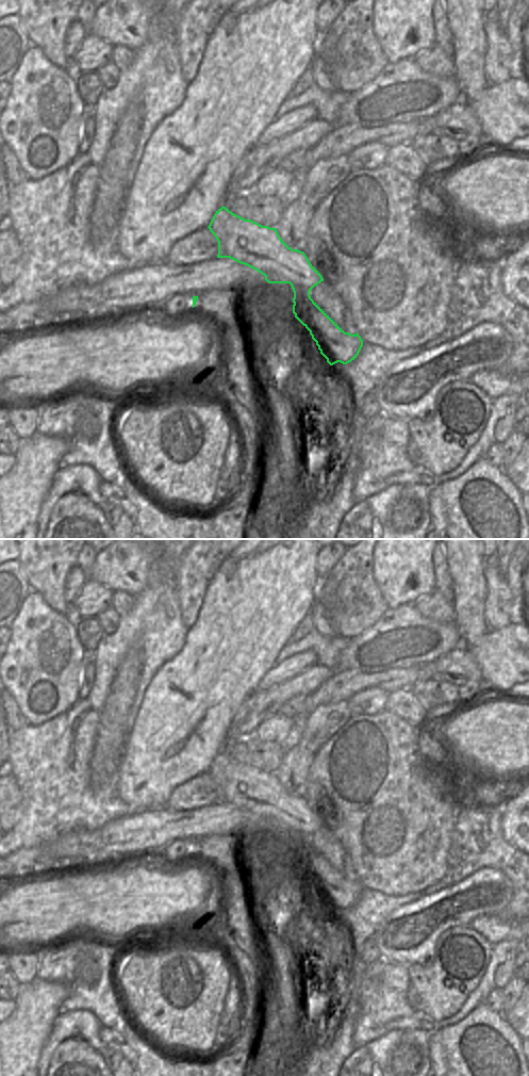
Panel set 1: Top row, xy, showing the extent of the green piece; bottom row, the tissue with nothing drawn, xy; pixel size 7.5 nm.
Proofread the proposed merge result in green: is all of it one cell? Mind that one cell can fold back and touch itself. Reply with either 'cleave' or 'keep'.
cleave

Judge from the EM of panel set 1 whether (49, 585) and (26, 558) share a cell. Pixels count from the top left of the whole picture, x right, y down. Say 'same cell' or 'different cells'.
same cell

